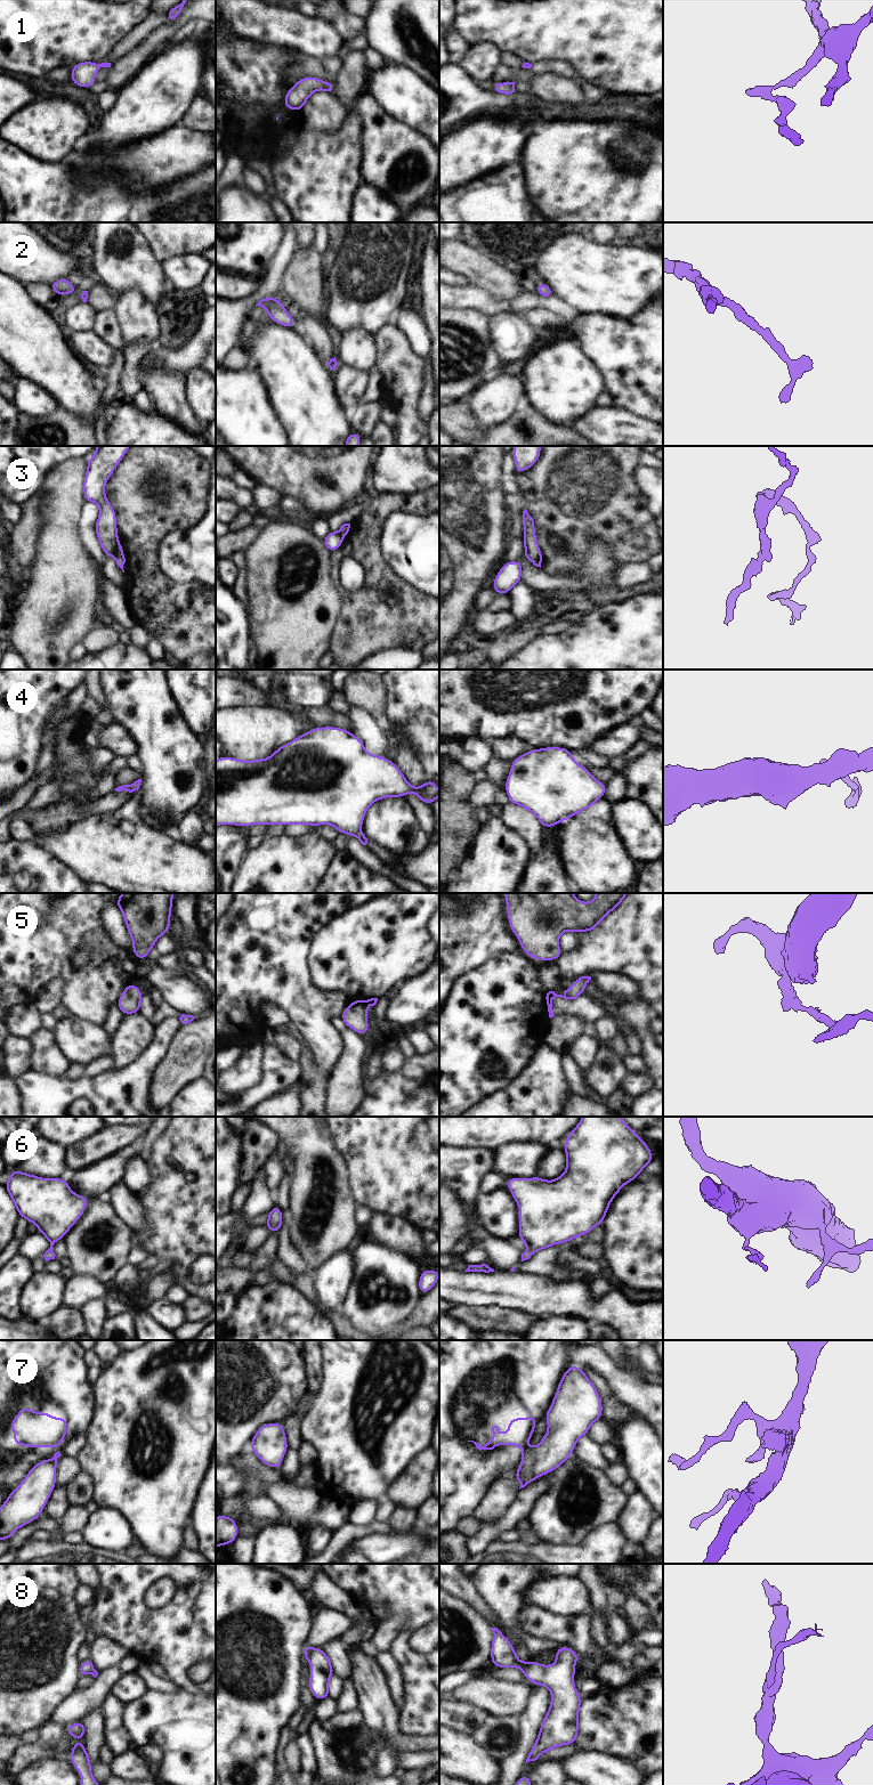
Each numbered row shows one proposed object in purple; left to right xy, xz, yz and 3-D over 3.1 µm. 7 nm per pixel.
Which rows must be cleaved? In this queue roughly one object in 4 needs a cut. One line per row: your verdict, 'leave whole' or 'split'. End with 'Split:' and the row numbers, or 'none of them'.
1: leave whole
2: leave whole
3: split
4: leave whole
5: split
6: leave whole
7: split
8: split
Split: 3, 5, 7, 8

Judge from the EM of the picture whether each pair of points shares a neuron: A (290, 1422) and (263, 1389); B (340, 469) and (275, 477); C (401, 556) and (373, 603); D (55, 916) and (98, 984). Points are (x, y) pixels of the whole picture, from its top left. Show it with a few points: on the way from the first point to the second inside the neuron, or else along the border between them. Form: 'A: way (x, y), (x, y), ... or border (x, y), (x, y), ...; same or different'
A: border (302, 1395), (294, 1409), (280, 1421); different
B: way (324, 469), (291, 469); same
C: border (380, 546), (384, 561), (394, 573), (413, 587); different
D: way (55, 936), (55, 957), (78, 980); same

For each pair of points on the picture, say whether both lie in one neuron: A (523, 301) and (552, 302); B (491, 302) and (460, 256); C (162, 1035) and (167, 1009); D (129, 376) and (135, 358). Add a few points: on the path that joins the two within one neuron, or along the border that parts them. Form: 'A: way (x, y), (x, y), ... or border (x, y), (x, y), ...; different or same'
A: way (530, 301), (546, 302); same
B: border (470, 285), (483, 287), (493, 295), (506, 300); different
C: border (178, 1016), (168, 1016), (156, 1027); different
D: way (130, 372), (131, 363); same

